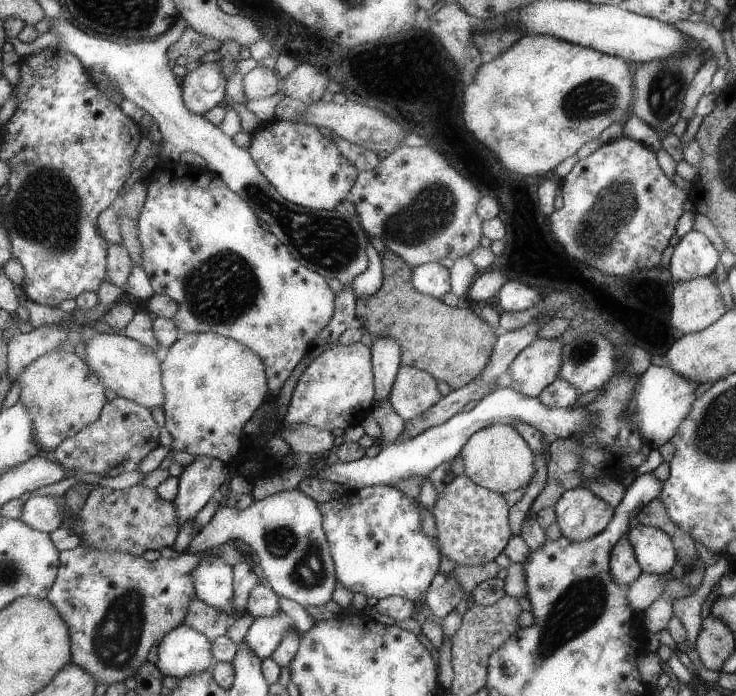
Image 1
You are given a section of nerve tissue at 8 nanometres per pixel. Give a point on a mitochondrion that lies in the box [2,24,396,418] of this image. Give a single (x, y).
(45, 212)

